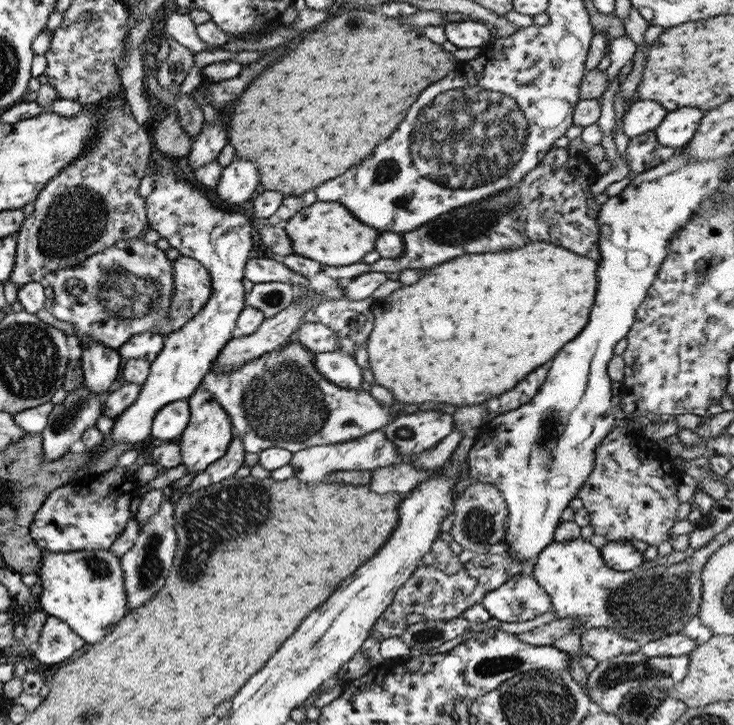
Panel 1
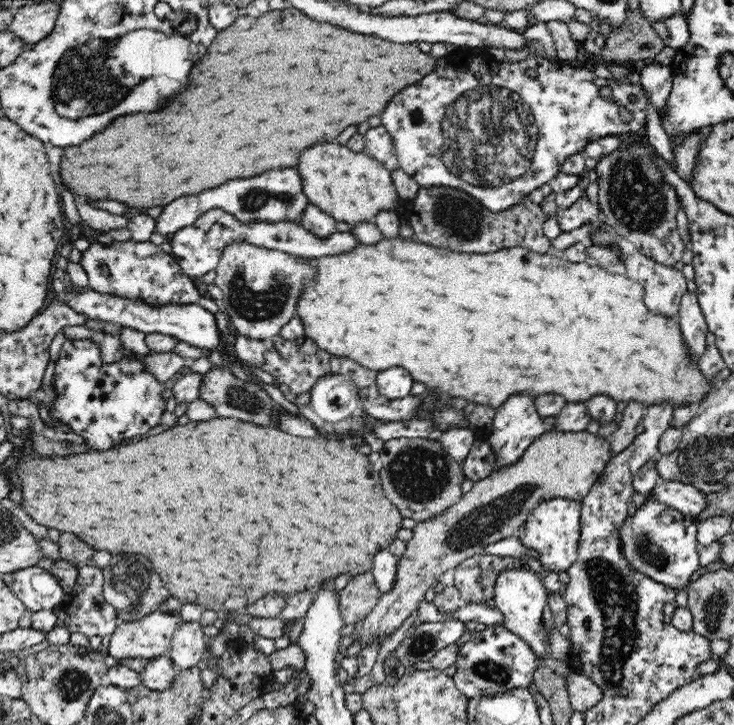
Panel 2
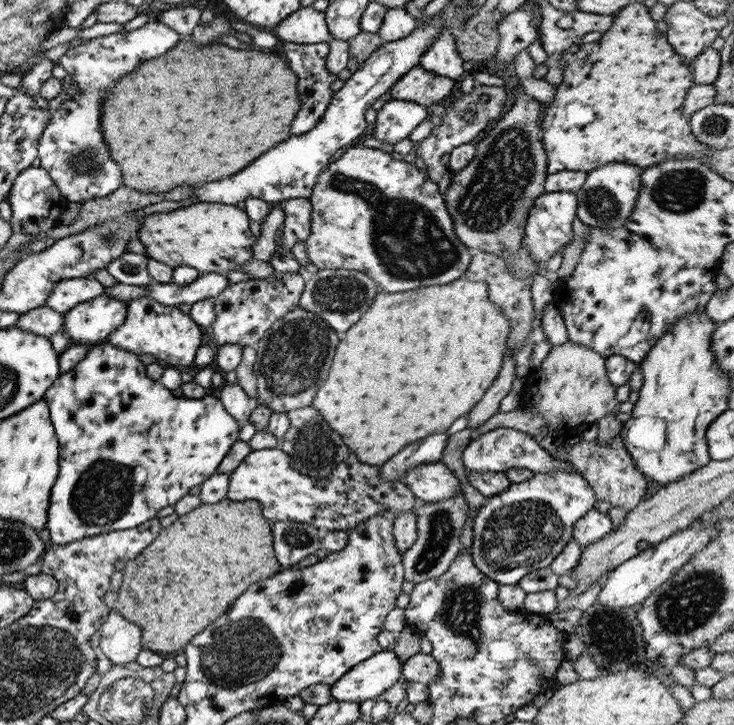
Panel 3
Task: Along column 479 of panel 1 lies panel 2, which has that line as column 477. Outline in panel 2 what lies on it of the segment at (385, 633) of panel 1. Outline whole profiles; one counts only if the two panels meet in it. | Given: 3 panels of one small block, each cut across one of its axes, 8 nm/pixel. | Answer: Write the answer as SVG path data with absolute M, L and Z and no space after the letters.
M478 553L454 568L454 586L467 603L488 602L495 596L494 590L500 572L504 572L506 568L525 567L528 566L521 557Z

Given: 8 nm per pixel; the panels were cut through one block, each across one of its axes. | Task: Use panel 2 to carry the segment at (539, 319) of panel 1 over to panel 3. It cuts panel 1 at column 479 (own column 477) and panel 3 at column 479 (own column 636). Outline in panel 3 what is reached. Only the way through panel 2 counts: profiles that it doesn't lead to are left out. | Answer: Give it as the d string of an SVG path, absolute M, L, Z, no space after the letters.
M463 276L454 282L390 294L380 291L368 312L340 340L330 376L312 406L334 428L360 463L380 467L410 442L440 434L480 402L500 372L506 354L509 320L488 298L485 282Z

